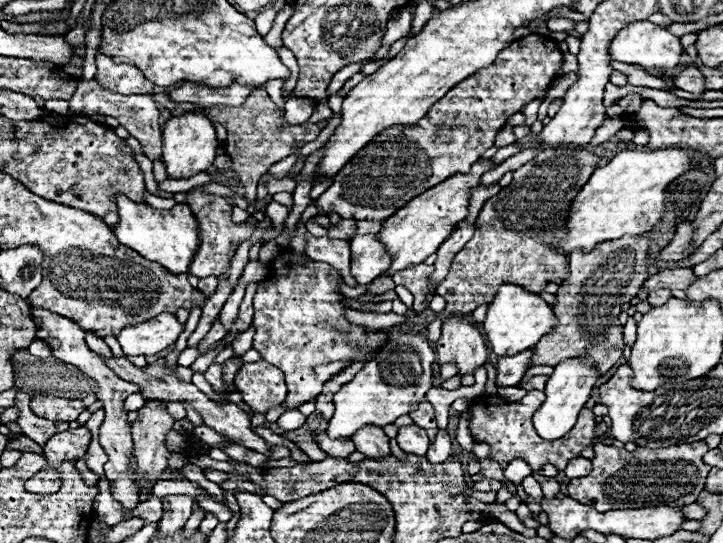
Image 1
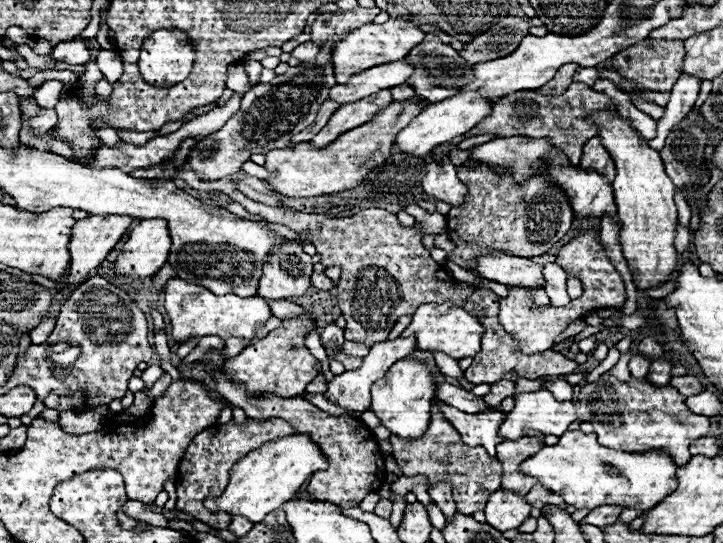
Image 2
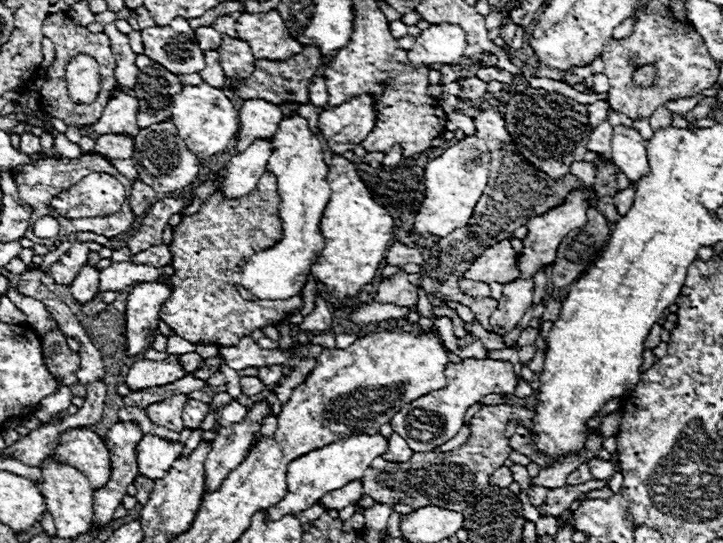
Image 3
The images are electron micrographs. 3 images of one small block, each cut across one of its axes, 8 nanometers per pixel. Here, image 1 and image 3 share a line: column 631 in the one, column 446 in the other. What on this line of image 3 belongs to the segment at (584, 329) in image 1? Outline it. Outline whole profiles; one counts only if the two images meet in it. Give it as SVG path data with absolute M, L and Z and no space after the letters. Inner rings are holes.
M482 110L476 118L476 136L482 138L490 150L490 180L488 186L484 188L484 194L480 196L480 200L476 202L474 214L468 220L468 224L456 232L452 232L450 236L440 238L432 248L422 248L422 256L424 262L420 264L422 268L422 280L420 280L420 288L440 300L452 300L452 302L460 302L464 306L468 306L474 314L476 320L484 326L490 328L490 314L496 310L498 302L488 302L488 300L476 300L464 292L460 292L458 282L464 278L464 272L468 268L468 264L480 256L480 252L484 252L484 248L500 242L500 240L508 240L512 238L514 230L524 226L530 218L534 216L542 216L548 210L564 204L566 196L572 190L580 190L586 204L590 206L590 190L572 174L562 176L562 178L550 178L544 172L540 172L538 168L534 168L532 164L528 164L528 160L522 160L522 156L516 152L512 138L506 130L504 118L502 114L496 114L492 110Z

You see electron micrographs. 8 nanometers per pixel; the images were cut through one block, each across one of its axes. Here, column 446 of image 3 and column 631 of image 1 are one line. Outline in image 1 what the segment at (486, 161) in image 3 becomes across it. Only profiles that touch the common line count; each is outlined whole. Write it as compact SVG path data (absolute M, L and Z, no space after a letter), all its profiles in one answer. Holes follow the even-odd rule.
M626 148L618 152L606 166L596 168L586 186L578 192L566 220L568 236L556 246L556 250L560 254L572 254L576 248L590 250L598 242L616 240L624 234L636 236L650 232L664 216L664 192L668 184L698 166L694 156L696 152L688 148Z

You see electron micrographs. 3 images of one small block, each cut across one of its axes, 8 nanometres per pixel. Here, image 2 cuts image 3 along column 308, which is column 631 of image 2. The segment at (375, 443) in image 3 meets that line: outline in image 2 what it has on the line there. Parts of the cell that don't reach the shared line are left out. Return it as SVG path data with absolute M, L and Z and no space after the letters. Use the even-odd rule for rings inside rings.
M580 430L576 432L566 432L560 436L560 442L556 446L544 446L538 454L530 456L528 460L522 462L522 472L528 476L536 476L538 482L548 486L554 494L562 496L566 504L574 508L596 508L600 504L620 504L624 508L636 508L636 510L650 510L660 500L664 500L668 494L672 494L678 488L678 478L676 478L676 462L668 452L622 452L622 450L612 450L608 446L598 444L596 434L582 434Z

